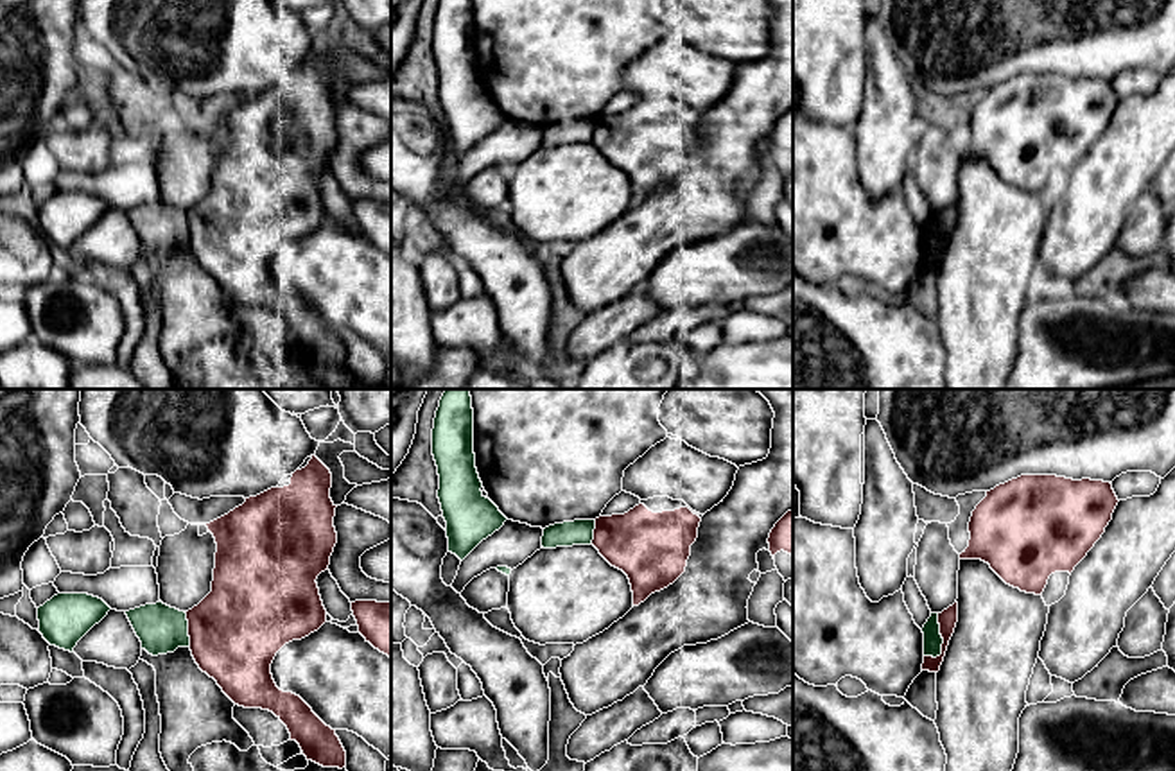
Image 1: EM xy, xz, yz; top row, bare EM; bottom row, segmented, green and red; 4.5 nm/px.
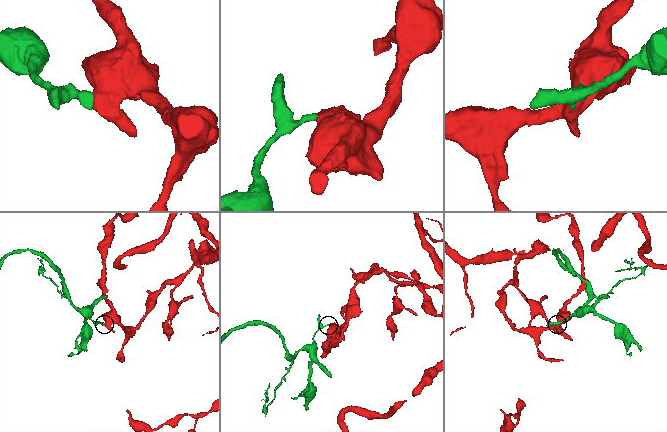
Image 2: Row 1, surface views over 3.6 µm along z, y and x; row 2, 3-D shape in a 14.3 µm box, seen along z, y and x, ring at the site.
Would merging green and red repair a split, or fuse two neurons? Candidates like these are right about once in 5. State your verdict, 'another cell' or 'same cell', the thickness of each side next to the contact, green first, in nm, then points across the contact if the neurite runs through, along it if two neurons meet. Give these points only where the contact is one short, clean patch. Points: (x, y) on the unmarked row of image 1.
another cell; calibres 90 and 90 nm; border yz (937, 212), (942, 250), (933, 257)

